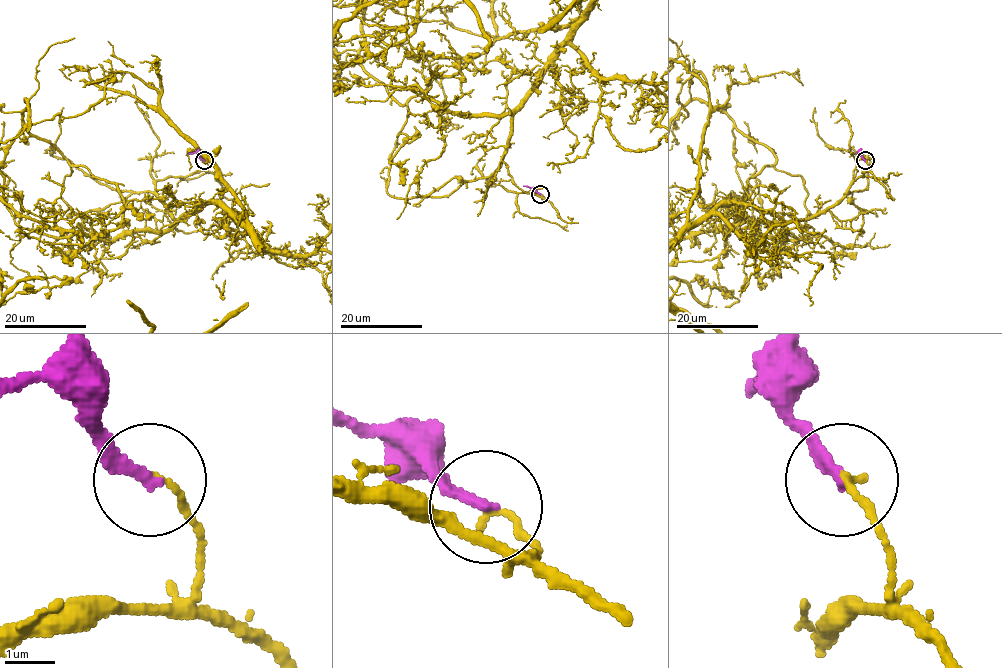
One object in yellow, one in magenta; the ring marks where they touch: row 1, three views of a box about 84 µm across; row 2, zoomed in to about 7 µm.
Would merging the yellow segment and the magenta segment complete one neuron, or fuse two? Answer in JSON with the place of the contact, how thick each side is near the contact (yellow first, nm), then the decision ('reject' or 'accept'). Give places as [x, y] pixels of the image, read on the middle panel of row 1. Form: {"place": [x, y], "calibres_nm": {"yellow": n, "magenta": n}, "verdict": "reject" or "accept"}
{"place": [540, 194], "calibres_nm": {"yellow": 140, "magenta": 220}, "verdict": "reject"}

